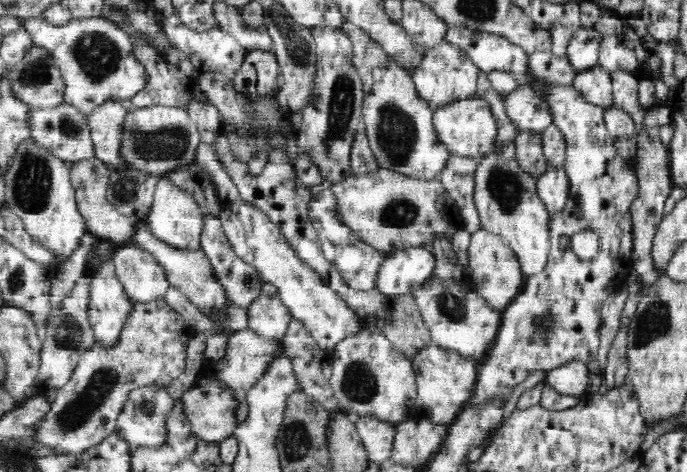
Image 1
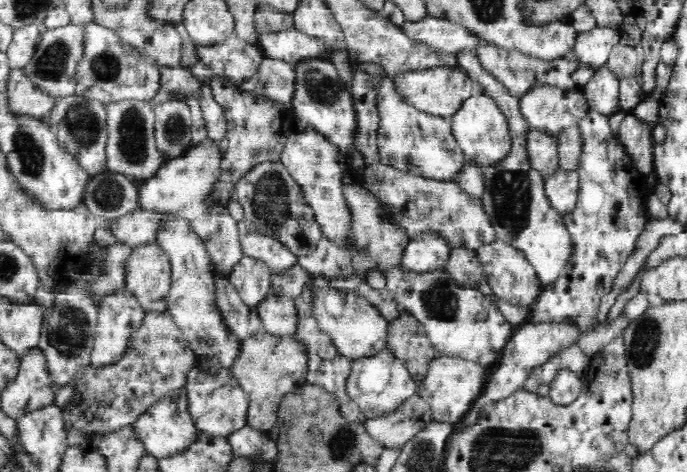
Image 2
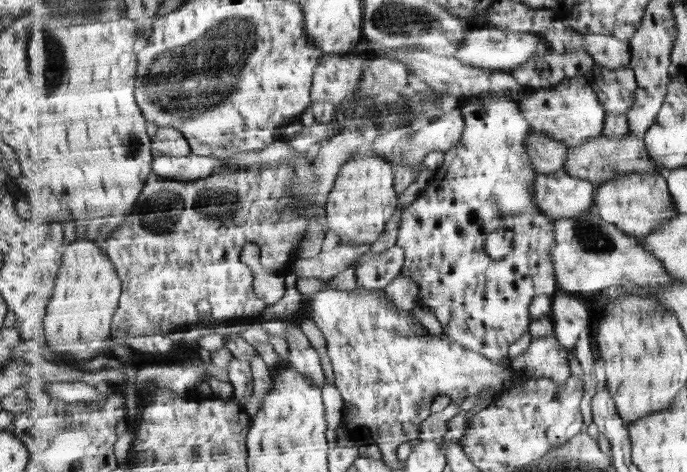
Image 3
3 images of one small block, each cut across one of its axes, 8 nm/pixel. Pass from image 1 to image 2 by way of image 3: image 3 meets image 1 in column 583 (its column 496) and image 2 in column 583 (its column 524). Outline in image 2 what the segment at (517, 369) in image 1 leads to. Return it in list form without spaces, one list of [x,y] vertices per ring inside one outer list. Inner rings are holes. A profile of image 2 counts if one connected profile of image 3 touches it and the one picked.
[[[589,107],[576,124],[581,136],[581,153],[575,171],[579,177],[578,200],[576,200],[576,208],[562,217],[565,229],[572,238],[573,250],[564,266],[564,271],[560,272],[553,283],[543,285],[542,290],[533,300],[526,320],[528,325],[543,323],[574,325],[579,334],[590,332],[596,326],[600,326],[598,310],[600,310],[602,296],[610,293],[618,272],[636,248],[640,234],[644,232],[645,218],[649,212],[647,200],[650,196],[650,188],[646,185],[646,176],[634,170],[629,154],[618,137],[612,133],[608,120],[609,116]]]

